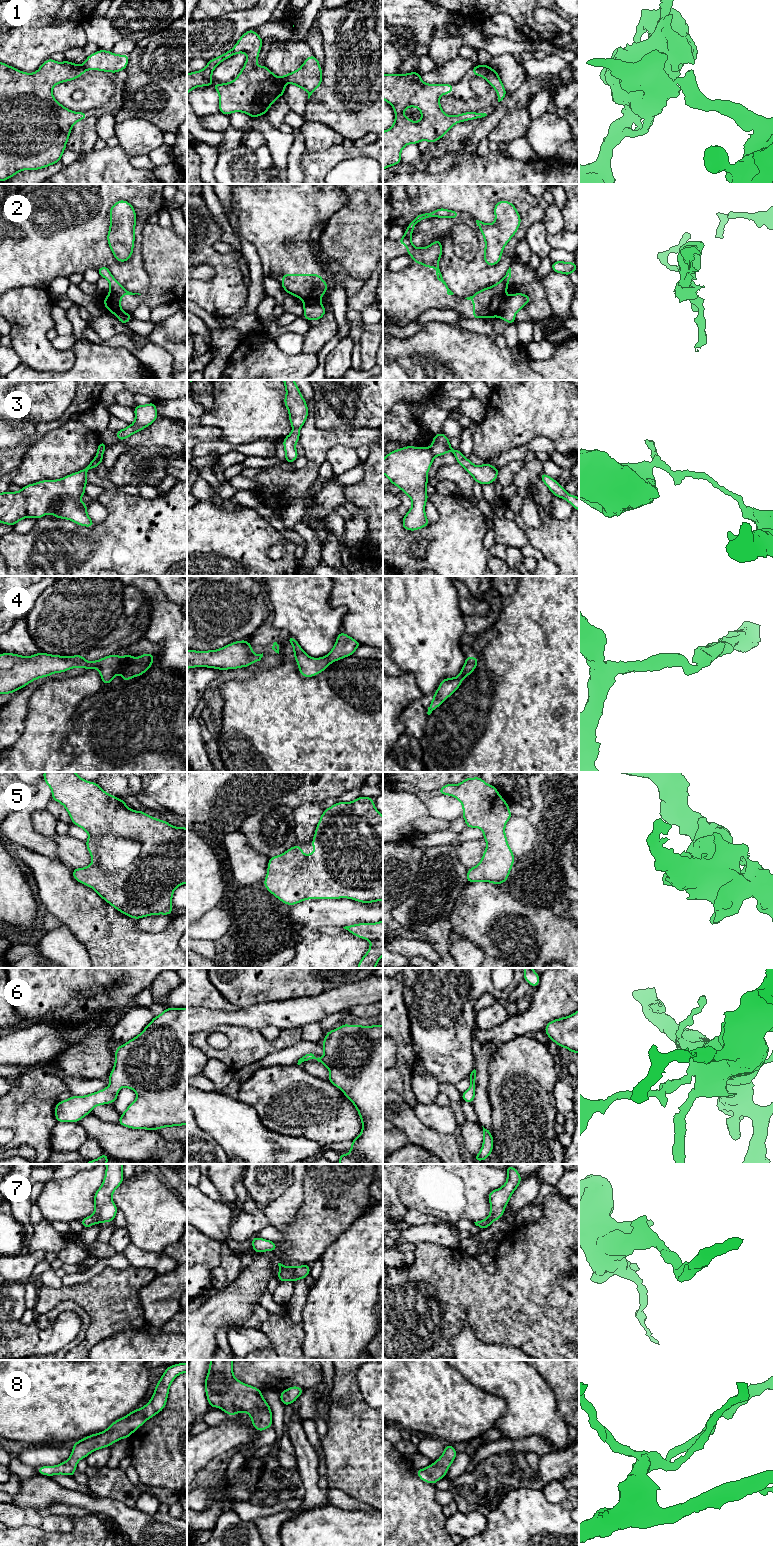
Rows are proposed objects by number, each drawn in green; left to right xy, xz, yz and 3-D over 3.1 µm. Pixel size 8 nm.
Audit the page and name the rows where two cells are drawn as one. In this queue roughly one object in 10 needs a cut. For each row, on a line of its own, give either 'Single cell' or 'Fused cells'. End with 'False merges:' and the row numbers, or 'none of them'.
1: Fused cells
2: Fused cells
3: Fused cells
4: Single cell
5: Single cell
6: Single cell
7: Single cell
8: Single cell
False merges: 1, 2, 3

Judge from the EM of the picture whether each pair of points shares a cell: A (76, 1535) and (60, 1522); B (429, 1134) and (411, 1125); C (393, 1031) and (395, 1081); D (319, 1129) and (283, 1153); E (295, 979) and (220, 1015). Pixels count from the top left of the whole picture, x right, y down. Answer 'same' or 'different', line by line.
A: different
B: same
C: same
D: different
E: different

